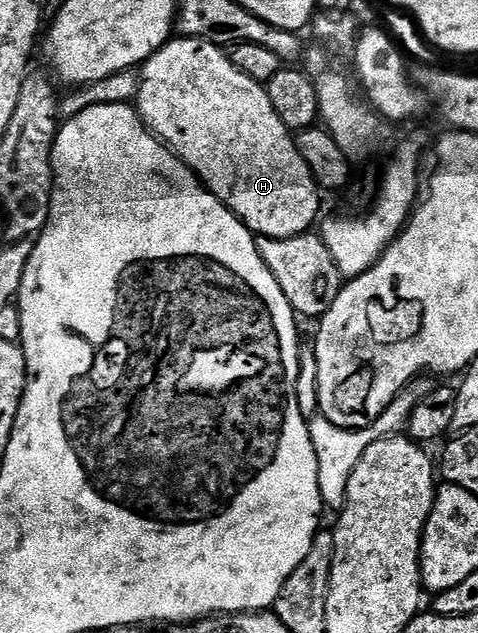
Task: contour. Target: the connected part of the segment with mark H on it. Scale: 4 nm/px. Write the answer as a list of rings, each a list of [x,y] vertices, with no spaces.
[[[174,37],[172,40],[166,42],[163,48],[156,50],[156,52],[143,63],[139,70],[139,77],[141,87],[135,99],[135,109],[137,113],[141,115],[142,122],[149,127],[149,131],[152,132],[152,134],[157,135],[158,139],[164,142],[165,145],[201,179],[201,183],[205,185],[247,229],[252,230],[254,235],[262,238],[290,238],[291,236],[299,236],[300,234],[314,229],[315,223],[318,221],[317,213],[321,210],[321,197],[323,197],[323,194],[316,180],[311,176],[311,172],[307,168],[303,156],[299,156],[294,135],[283,124],[283,120],[279,120],[275,108],[271,108],[271,100],[267,96],[264,85],[260,82],[256,82],[251,76],[247,76],[239,68],[235,68],[235,64],[229,59],[228,53],[226,53],[222,47],[216,46],[215,43],[208,42],[202,38]]]

